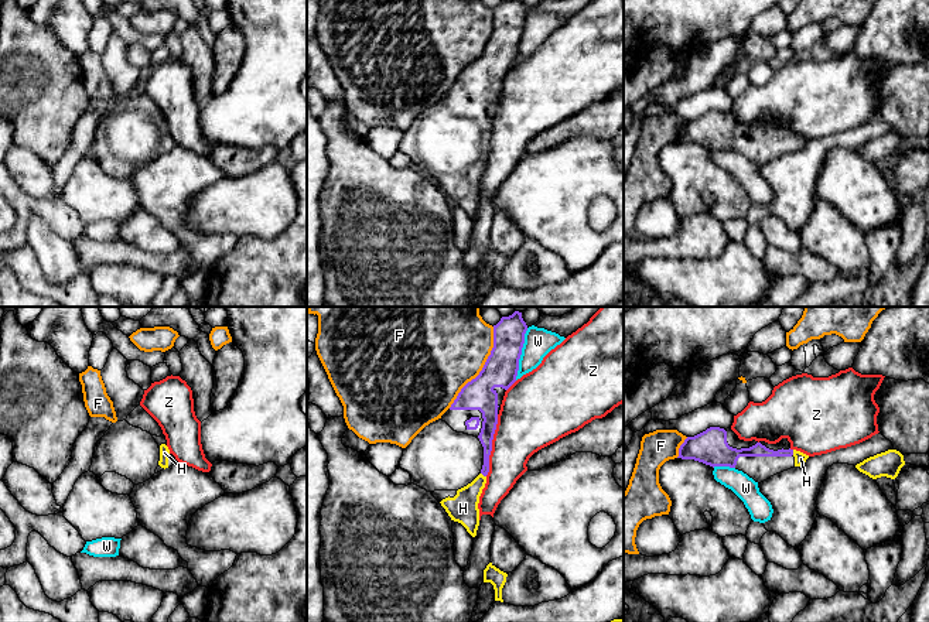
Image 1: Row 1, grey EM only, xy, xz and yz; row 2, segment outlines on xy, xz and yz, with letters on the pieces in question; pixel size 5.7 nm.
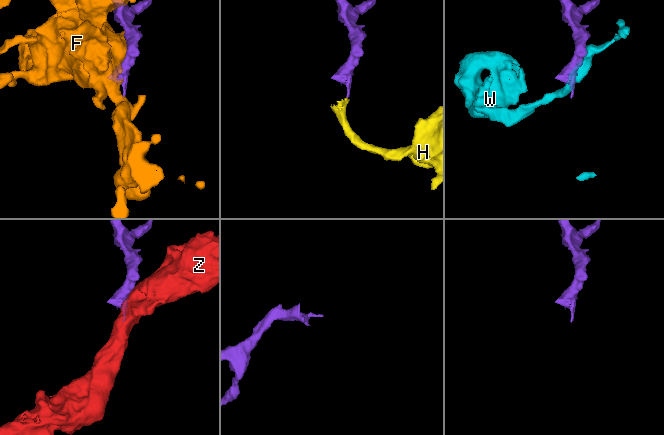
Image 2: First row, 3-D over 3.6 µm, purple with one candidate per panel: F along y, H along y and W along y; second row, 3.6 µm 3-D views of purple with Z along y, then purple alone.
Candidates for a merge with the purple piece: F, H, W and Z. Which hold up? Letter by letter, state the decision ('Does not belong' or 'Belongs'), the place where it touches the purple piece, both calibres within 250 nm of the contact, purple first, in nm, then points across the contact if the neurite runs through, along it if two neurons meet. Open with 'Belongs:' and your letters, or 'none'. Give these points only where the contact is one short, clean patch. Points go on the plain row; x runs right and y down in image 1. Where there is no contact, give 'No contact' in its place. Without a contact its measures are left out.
Belongs: H
F: Does not belong. Touches purple at xz (482, 51). Thickness 190 nm (purple) against 440 nm
H: Belongs. Touches purple at xz (484, 159). Thickness 80 nm (purple) against 170 nm. Path across: xz (487, 116), (484, 159), (463, 191)
W: Does not belong. Touches purple at xz (521, 37). Thickness 190 nm (purple) against 160 nm
Z: Does not belong. Touches purple at xz (491, 129). Thickness 130 nm (purple) against 340 nm

